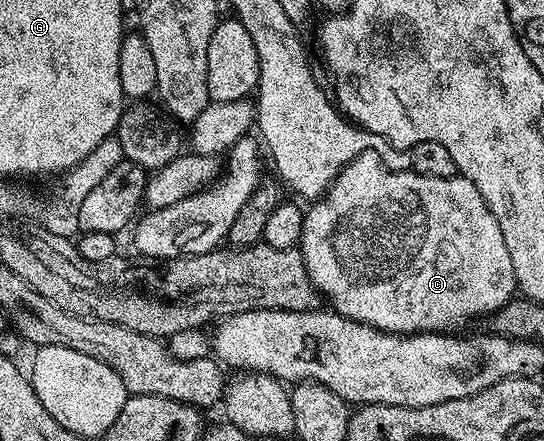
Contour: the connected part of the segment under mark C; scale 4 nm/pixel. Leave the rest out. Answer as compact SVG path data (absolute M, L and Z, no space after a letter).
M365 151L360 153L347 167L334 178L334 183L317 201L309 204L305 212L306 220L302 230L300 250L304 257L304 265L308 269L308 277L314 282L314 288L319 296L326 299L331 308L339 315L354 319L357 323L367 323L380 331L393 335L420 335L423 333L454 333L465 323L473 319L489 317L498 311L505 303L509 303L516 295L512 257L508 257L508 245L504 245L504 233L500 233L500 221L488 209L484 197L480 197L480 189L472 185L470 179L463 175L452 177L428 177L418 175L413 169L408 171L393 171L382 166L379 152Z

